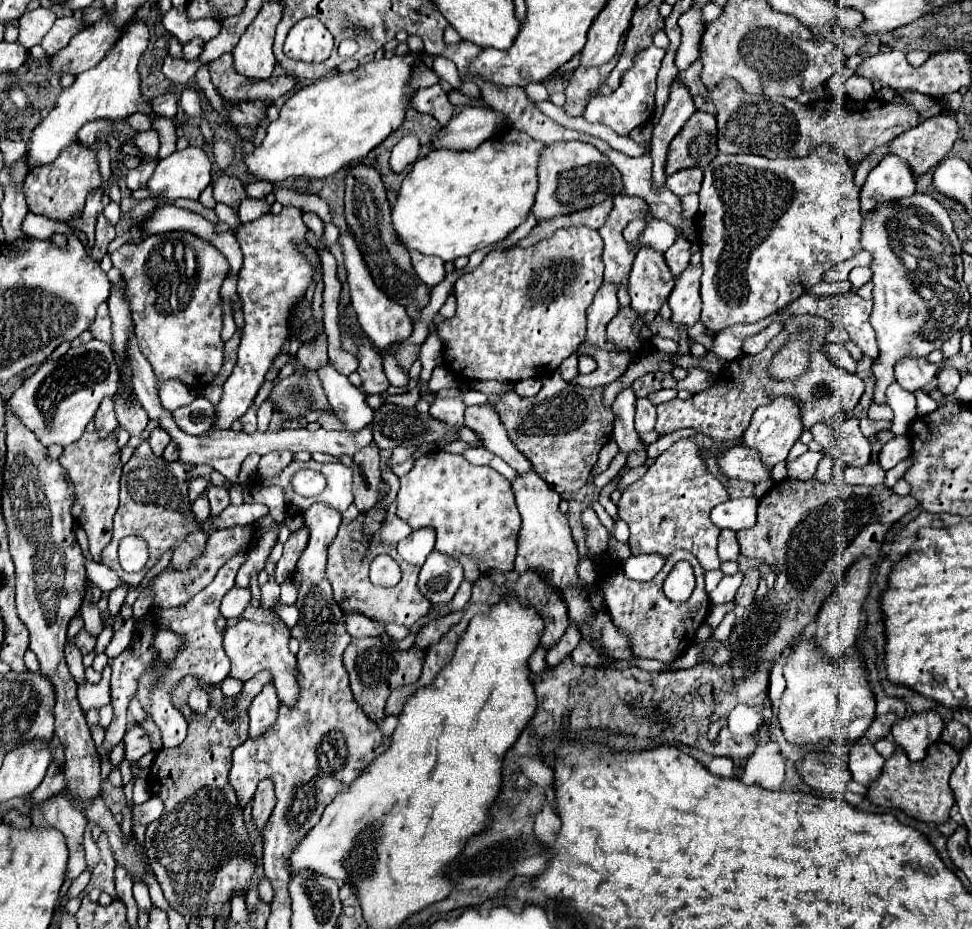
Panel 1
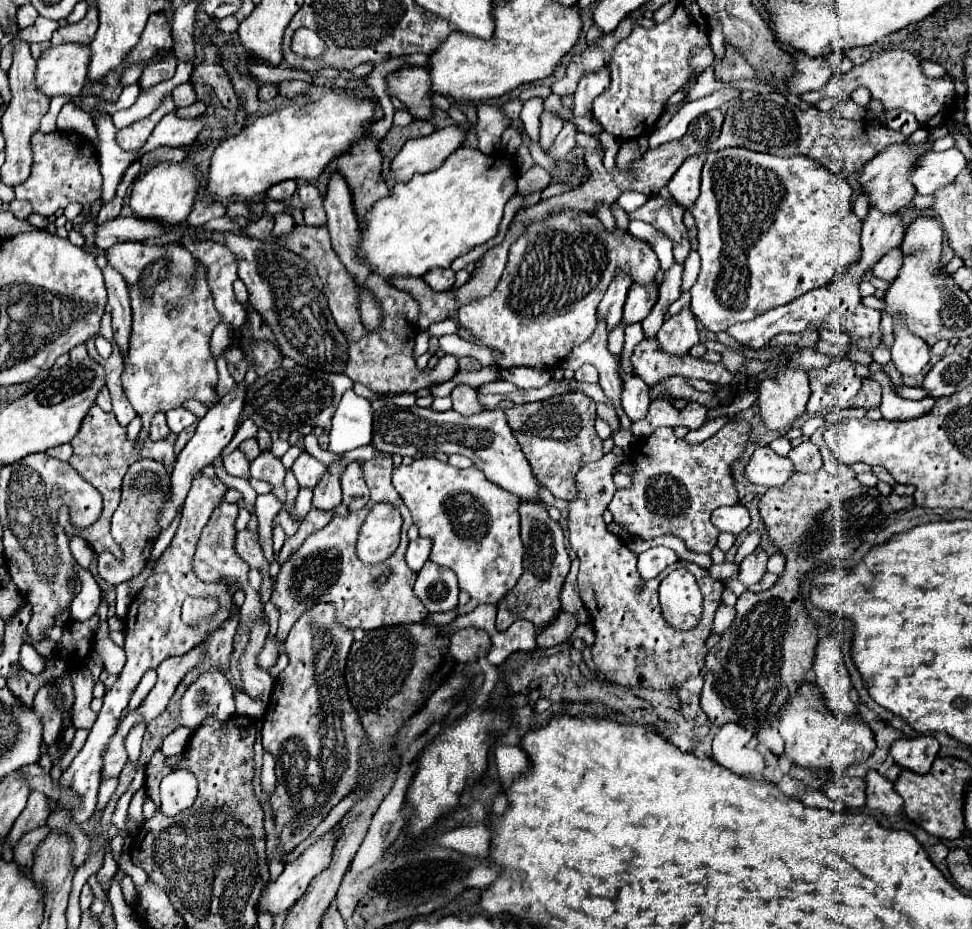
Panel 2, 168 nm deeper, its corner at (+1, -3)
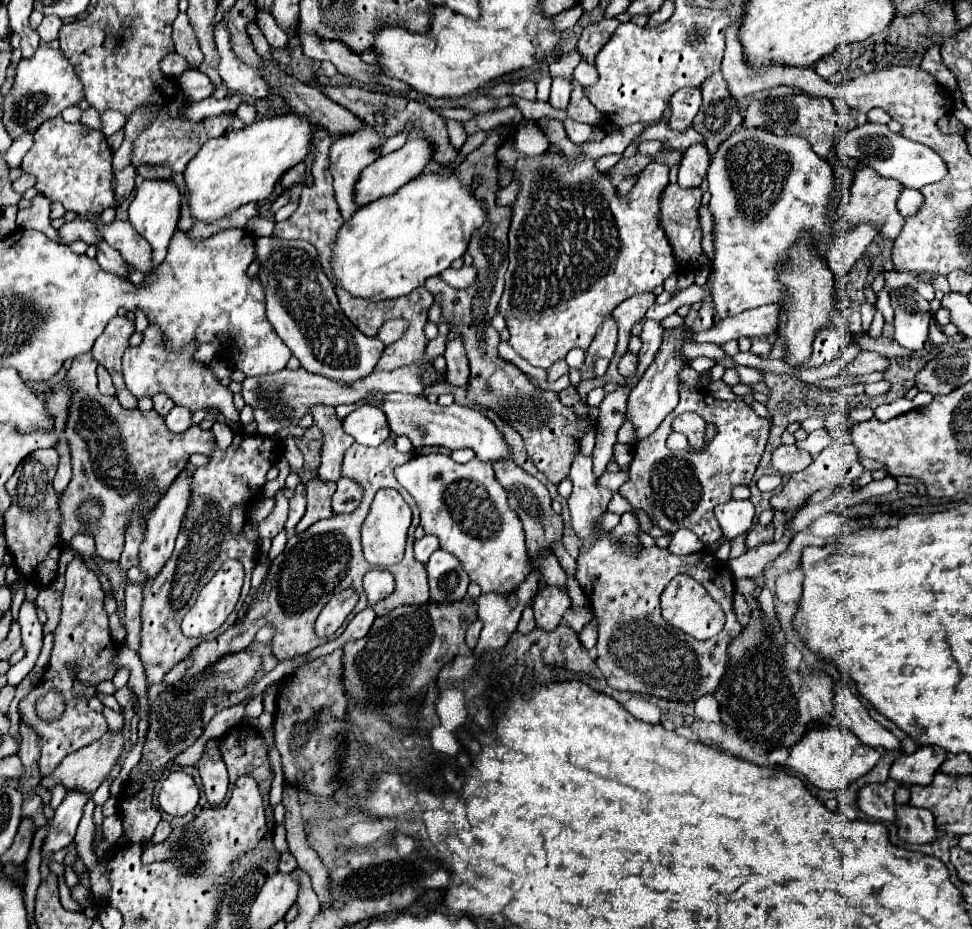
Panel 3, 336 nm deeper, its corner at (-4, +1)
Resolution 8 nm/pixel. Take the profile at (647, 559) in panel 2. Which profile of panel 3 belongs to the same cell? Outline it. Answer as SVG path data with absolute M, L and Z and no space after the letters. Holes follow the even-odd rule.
M677 530L673 534L673 540L669 544L669 552L671 554L677 554L677 556L683 556L683 554L693 554L693 552L699 552L703 550L705 544L691 532L691 530Z

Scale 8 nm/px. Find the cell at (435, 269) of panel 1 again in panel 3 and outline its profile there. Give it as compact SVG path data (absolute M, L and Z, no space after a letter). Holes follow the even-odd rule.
M463 266L459 270L453 270L453 268L447 268L443 274L441 274L441 280L447 282L451 288L467 288L473 284L475 280L475 268L473 266Z

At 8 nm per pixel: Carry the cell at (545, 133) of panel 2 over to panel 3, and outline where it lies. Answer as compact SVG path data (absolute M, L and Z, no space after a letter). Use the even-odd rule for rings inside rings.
M553 78L549 104L553 108L557 108L557 110L567 110L569 96L571 96L571 82L569 80L563 80L563 78Z

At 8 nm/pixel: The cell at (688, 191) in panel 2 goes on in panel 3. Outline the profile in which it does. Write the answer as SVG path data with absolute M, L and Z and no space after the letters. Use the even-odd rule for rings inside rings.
M693 144L685 150L683 160L679 164L679 176L677 176L677 184L683 188L697 188L701 186L707 168L709 168L711 156L707 152L707 148L703 144Z

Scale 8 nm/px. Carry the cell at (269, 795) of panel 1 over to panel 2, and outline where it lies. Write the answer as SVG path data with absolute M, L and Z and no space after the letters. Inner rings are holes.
M264 752L264 766L262 766L262 786L268 794L272 794L274 790L274 782L276 782L276 776L274 776L274 758L270 752Z

